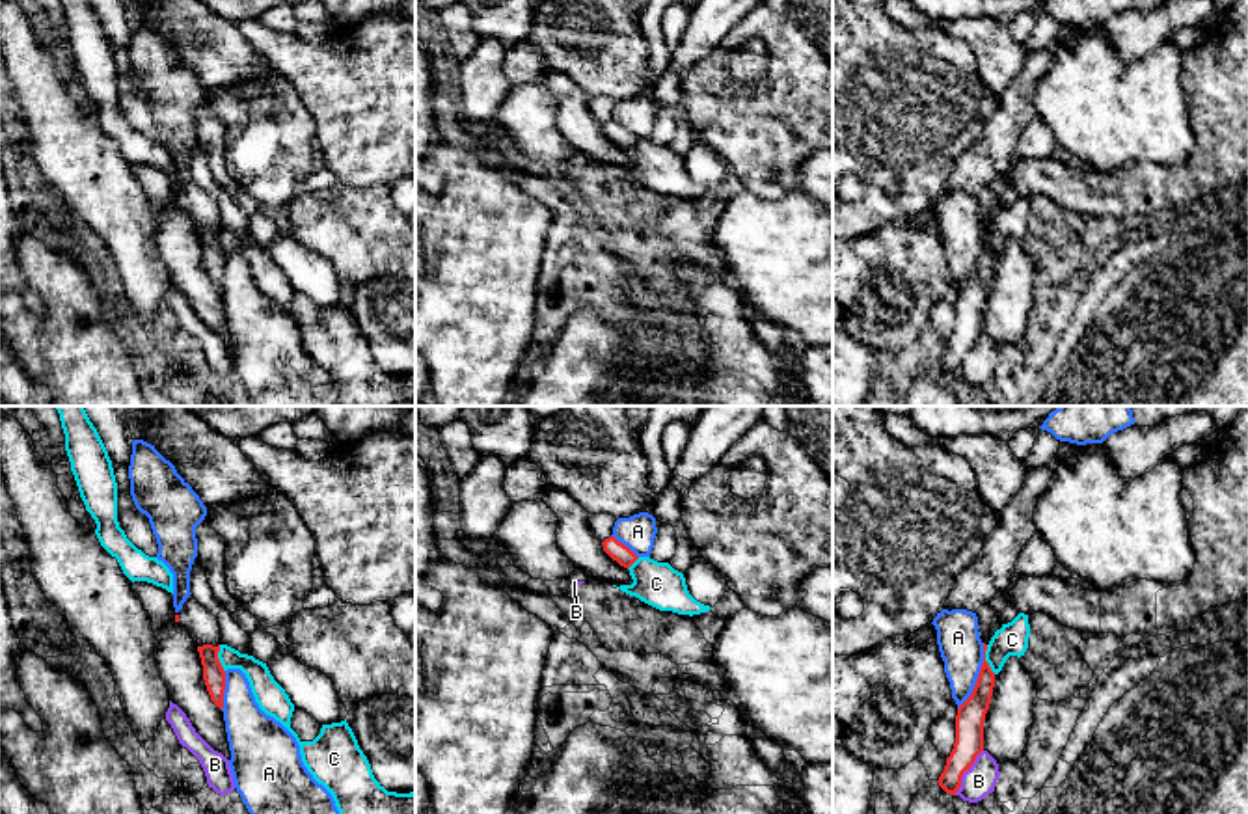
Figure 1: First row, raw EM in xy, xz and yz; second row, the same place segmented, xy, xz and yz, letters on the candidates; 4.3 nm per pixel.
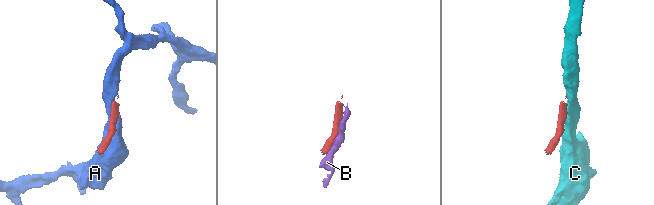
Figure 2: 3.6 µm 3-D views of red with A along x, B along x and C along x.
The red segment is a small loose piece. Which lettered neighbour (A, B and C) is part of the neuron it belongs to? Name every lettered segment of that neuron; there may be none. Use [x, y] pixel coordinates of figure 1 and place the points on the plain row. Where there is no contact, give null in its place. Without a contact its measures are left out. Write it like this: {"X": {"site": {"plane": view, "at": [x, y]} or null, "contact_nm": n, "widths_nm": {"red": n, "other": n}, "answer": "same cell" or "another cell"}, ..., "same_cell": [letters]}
{"A": {"site": {"plane": "yz", "at": [978, 259]}, "contact_nm": 300, "widths_nm": {"red": 130, "other": 190}, "answer": "another cell"}, "B": {"site": {"plane": "yz", "at": [965, 352]}, "contact_nm": 240, "widths_nm": {"red": 130, "other": 140}, "answer": "another cell"}, "C": {"site": {"plane": "yz", "at": [984, 243]}, "contact_nm": 130, "widths_nm": {"red": 120, "other": 140}, "answer": "another cell"}, "same_cell": []}

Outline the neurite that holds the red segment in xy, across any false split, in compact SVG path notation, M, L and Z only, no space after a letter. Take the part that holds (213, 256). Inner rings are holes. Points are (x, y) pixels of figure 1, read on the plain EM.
M190 177L183 192L175 197L175 205L184 209L194 222L203 248L207 274L210 283L222 292L225 253L218 242L222 227L218 201Z

